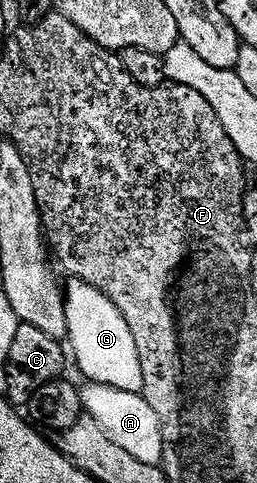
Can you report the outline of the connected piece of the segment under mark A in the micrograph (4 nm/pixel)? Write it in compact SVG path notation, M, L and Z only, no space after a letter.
M90 383L82 389L82 404L85 412L92 419L96 419L100 427L104 427L112 443L124 447L124 451L128 451L128 455L132 455L135 459L140 459L140 463L161 466L164 439L160 419L156 419L156 411L148 407L141 393L129 393L116 387Z

